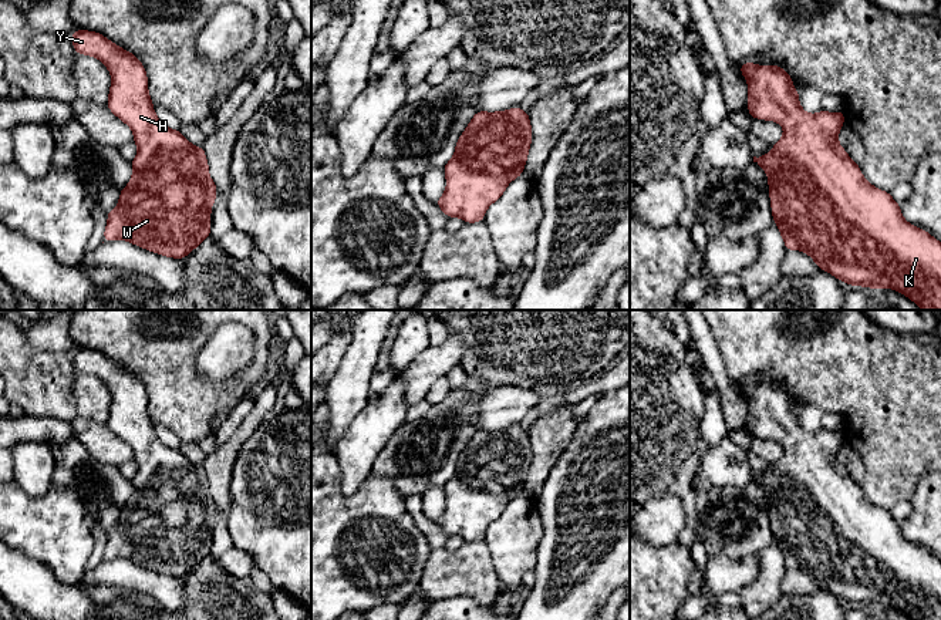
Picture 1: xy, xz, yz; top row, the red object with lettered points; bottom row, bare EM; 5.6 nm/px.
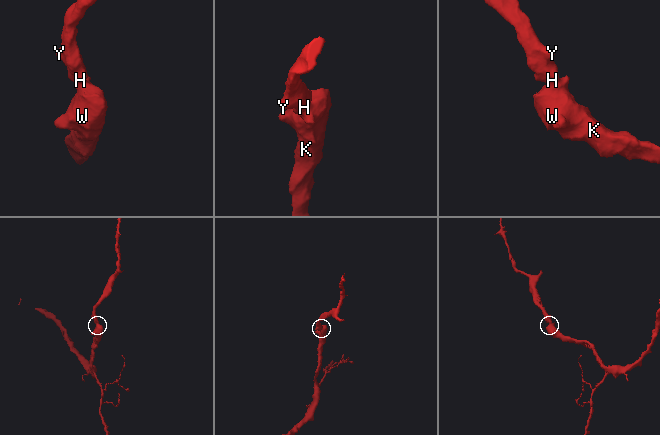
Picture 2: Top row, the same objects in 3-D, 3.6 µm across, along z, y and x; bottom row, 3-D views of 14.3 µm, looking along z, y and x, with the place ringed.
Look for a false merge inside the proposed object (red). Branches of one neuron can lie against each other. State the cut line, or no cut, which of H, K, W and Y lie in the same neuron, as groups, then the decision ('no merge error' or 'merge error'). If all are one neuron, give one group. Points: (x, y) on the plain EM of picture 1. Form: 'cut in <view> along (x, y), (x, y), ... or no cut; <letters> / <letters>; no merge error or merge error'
no cut; H K W Y; no merge error

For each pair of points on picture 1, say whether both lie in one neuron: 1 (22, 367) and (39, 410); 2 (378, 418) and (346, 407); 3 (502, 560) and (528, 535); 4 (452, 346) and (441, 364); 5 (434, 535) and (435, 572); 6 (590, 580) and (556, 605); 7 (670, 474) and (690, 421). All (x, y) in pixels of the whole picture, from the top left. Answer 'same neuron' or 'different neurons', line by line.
1: same neuron
2: different neurons
3: same neuron
4: same neuron
5: different neurons
6: same neuron
7: same neuron

